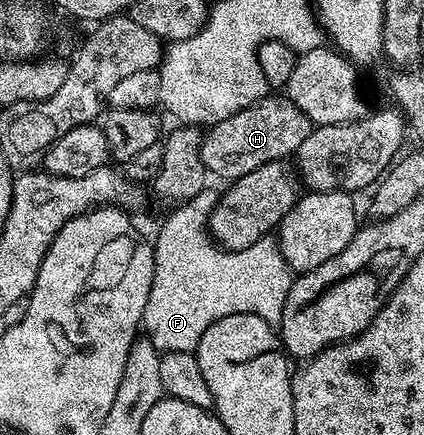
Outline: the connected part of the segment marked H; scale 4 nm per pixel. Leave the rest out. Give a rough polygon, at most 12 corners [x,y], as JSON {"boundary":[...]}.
{"boundary":[[269,95],[201,136],[202,163],[231,183],[291,158],[313,128]]}

